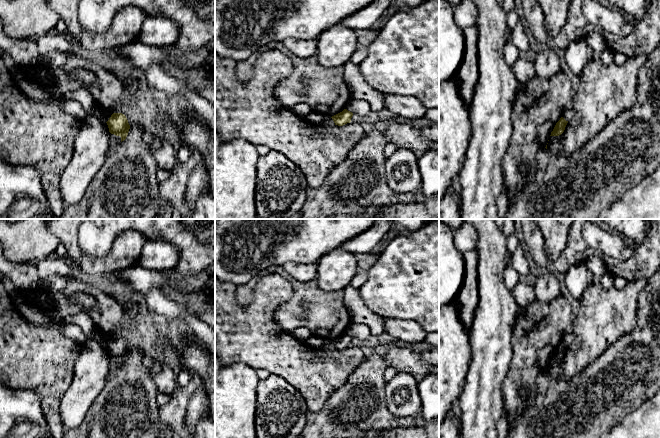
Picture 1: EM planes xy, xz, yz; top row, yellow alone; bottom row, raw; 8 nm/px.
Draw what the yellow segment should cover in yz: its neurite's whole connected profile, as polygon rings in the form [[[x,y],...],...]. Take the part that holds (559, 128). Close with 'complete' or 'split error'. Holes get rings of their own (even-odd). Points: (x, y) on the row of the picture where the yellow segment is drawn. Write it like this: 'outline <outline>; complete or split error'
outline [[[561,117],[560,120],[556,123],[550,136],[561,135],[564,132],[567,123],[568,123],[568,121],[566,121],[563,117]]]; complete

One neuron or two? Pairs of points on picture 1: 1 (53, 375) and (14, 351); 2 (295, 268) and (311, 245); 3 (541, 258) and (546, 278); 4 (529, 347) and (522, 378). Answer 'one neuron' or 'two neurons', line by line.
1: one neuron
2: two neurons
3: two neurons
4: one neuron

